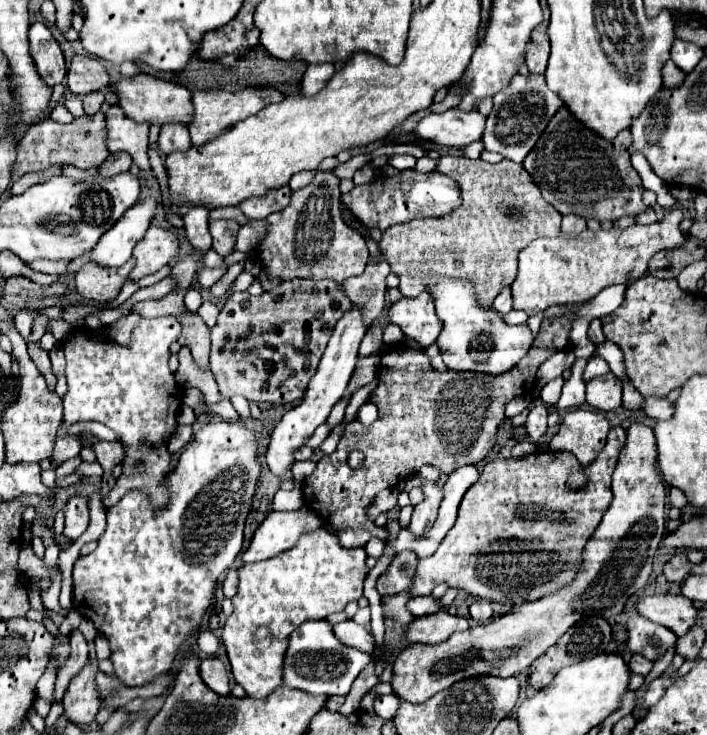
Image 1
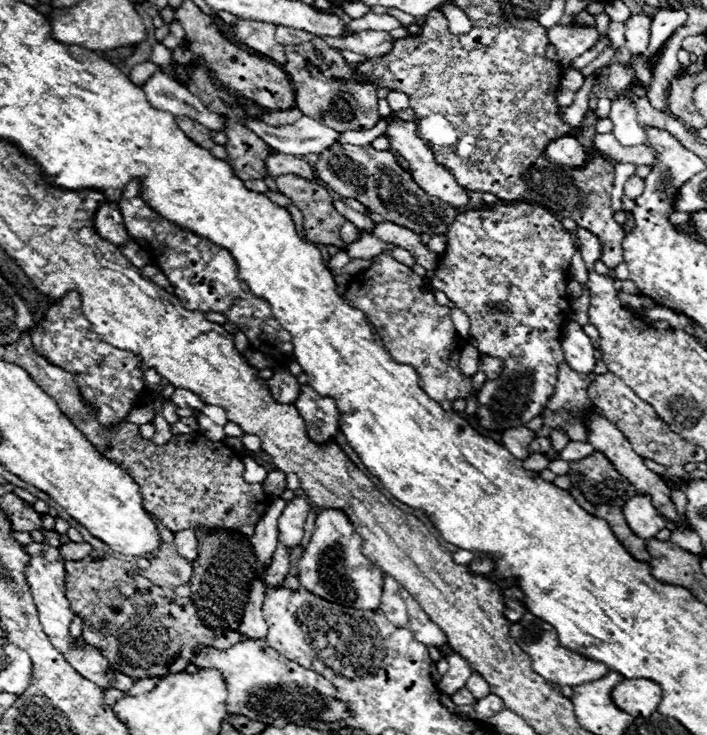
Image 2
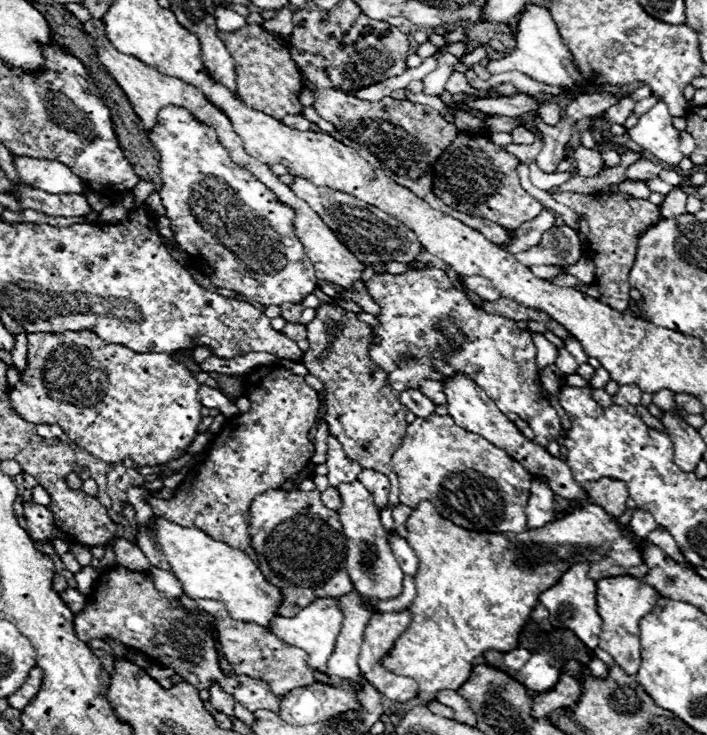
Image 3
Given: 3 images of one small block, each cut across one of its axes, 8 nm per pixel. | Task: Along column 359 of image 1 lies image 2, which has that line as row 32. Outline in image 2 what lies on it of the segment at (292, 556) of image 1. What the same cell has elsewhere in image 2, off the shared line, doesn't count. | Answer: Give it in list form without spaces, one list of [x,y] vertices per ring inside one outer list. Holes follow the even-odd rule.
[[[556,24],[548,28],[548,38],[550,38],[550,44],[554,44],[556,48],[558,62],[570,62],[572,58],[578,56],[578,50],[594,46],[594,42],[598,40],[598,30]]]

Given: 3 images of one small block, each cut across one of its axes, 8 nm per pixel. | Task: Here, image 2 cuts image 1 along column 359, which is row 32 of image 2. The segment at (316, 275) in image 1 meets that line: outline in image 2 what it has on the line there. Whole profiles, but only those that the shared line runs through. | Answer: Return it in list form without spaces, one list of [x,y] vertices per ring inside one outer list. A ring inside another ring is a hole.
[[[238,20],[232,26],[232,32],[240,44],[272,58],[280,66],[286,64],[284,46],[274,40],[274,32],[276,32],[274,24],[258,24],[256,20]]]

